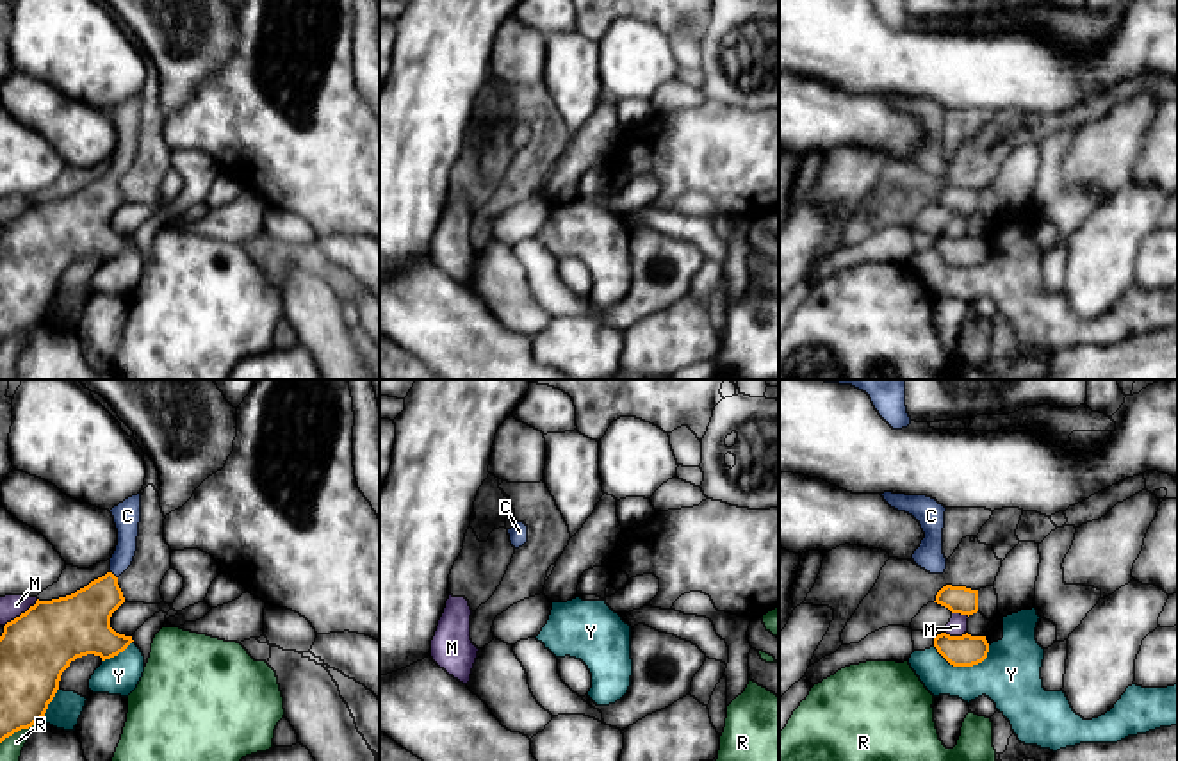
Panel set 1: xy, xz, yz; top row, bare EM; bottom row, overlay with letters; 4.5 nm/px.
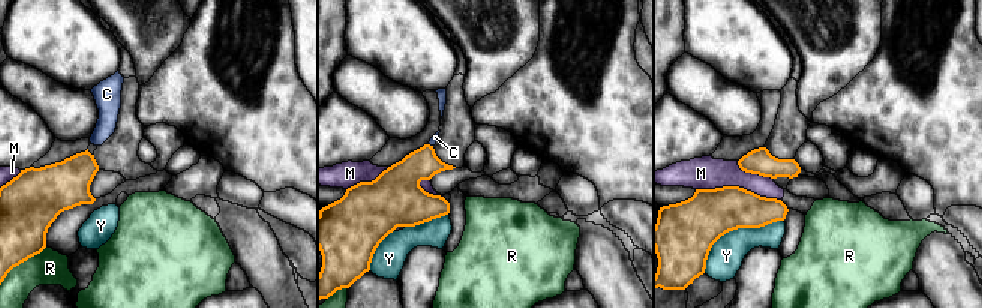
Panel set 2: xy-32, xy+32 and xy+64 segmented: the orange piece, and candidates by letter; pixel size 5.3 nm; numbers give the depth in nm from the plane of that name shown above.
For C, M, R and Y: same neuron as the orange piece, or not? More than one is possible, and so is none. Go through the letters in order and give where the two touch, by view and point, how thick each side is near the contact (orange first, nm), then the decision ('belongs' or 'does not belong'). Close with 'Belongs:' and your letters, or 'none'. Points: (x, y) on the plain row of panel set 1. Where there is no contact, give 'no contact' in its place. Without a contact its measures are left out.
C: contact xy (113, 175); calibres 260 and 110 nm; belongs
M: contact xy (22, 214); calibres 320 and 110 nm; does not belong
R: contact xy (22, 328); calibres 280 and 100 nm; does not belong
Y: contact yz (963, 266); calibres 140 and 280 nm; does not belong
Belongs: C

